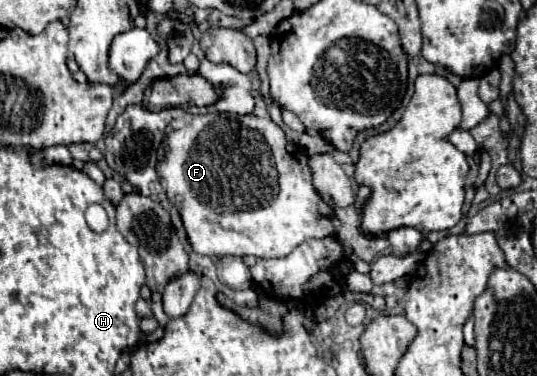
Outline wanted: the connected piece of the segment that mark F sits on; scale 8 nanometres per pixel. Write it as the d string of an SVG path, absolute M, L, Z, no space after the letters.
M215 112L203 114L203 116L185 114L185 116L173 120L167 126L163 146L165 148L161 148L161 156L159 156L159 162L157 162L157 176L159 176L161 186L167 192L167 198L179 208L181 218L183 218L183 224L185 224L185 230L187 230L187 238L189 238L189 242L191 242L191 246L193 246L193 250L197 254L205 254L205 256L227 256L227 254L231 254L231 256L247 256L247 254L253 254L257 258L283 258L295 246L299 246L301 242L305 242L309 238L327 238L327 236L333 236L341 228L341 220L335 216L333 206L329 206L319 196L319 192L313 186L313 174L311 174L309 164L307 164L309 162L309 156L305 152L301 152L299 146L289 144L285 140L283 130L277 124L273 124L271 120L263 120L263 118L257 118L253 114L251 116L241 116L241 118L237 114L215 114Z

